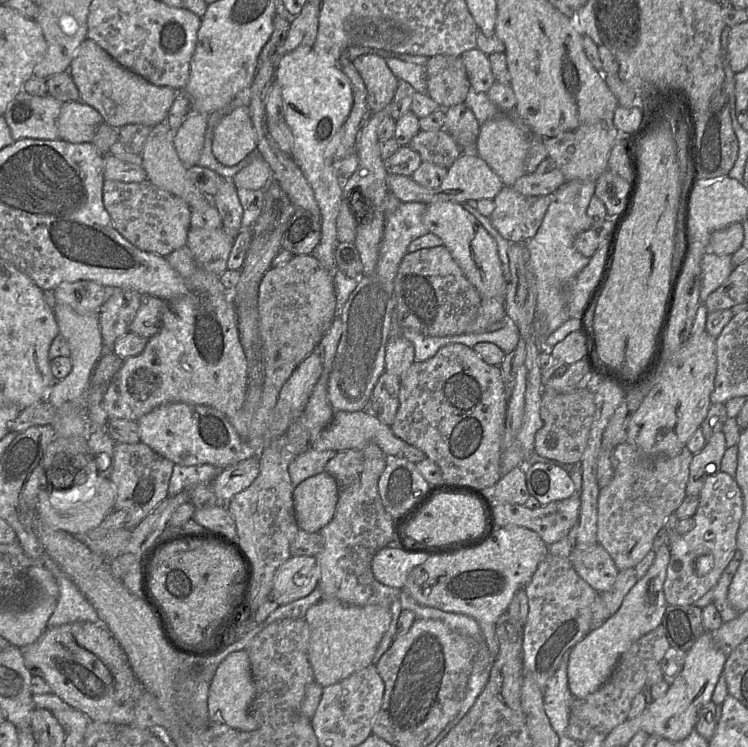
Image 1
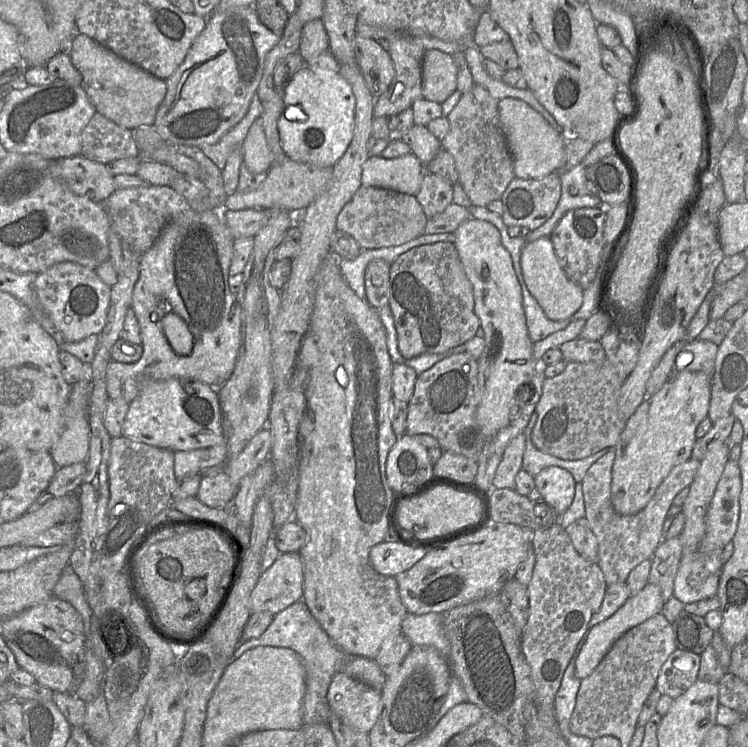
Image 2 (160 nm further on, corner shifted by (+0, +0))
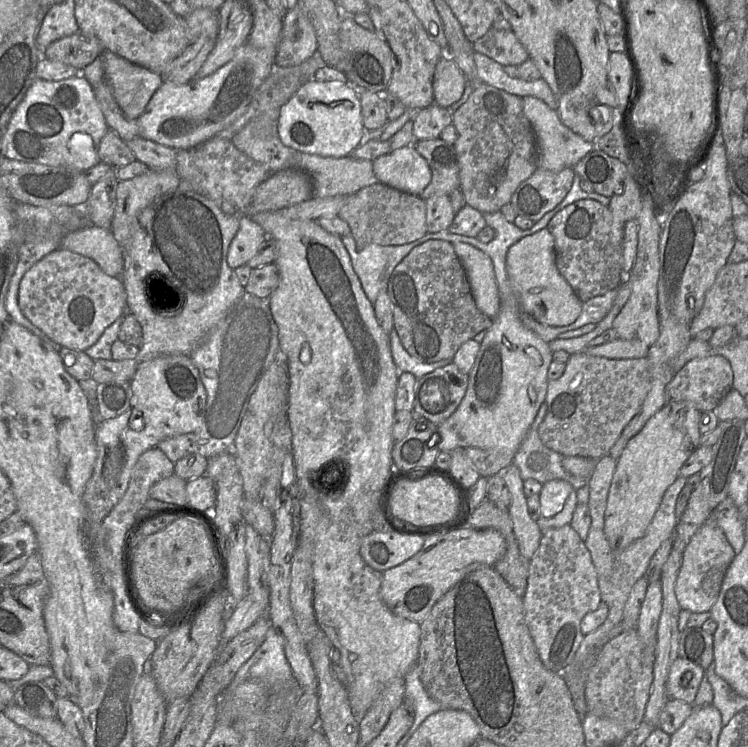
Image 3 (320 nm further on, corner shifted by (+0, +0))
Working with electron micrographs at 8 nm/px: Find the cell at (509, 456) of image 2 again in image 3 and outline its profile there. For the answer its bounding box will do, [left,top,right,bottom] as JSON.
[502,463,542,560]

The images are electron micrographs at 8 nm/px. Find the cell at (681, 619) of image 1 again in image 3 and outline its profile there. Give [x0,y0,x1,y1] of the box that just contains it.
[679,627,713,671]

